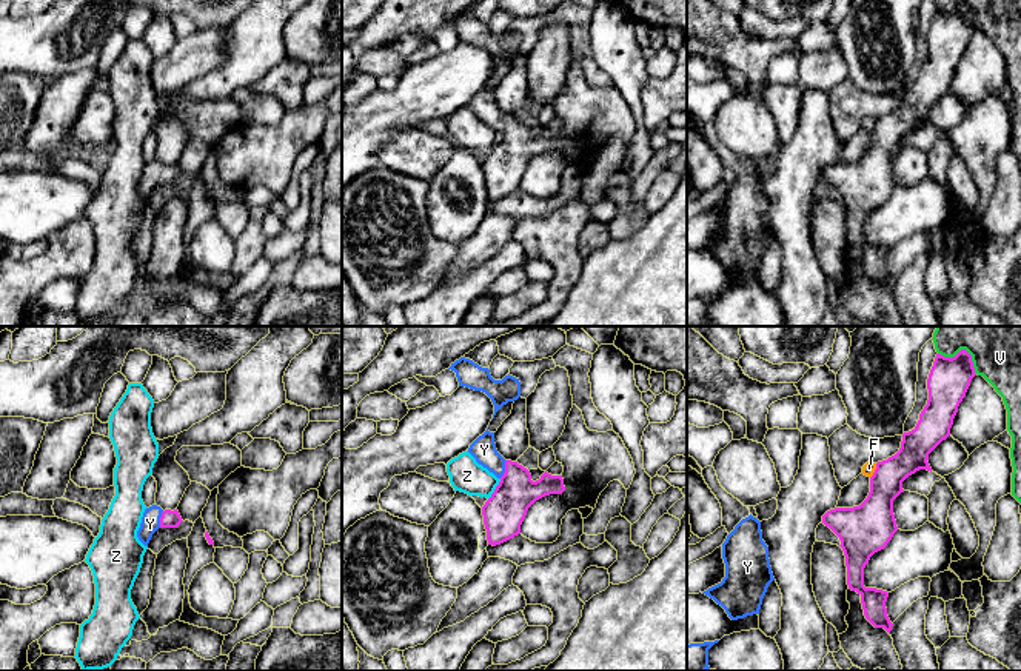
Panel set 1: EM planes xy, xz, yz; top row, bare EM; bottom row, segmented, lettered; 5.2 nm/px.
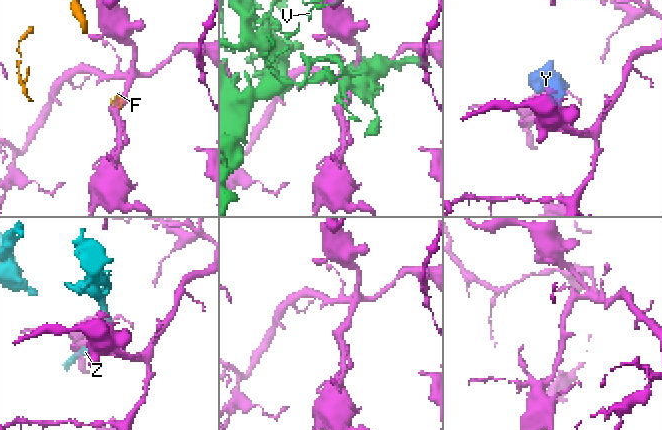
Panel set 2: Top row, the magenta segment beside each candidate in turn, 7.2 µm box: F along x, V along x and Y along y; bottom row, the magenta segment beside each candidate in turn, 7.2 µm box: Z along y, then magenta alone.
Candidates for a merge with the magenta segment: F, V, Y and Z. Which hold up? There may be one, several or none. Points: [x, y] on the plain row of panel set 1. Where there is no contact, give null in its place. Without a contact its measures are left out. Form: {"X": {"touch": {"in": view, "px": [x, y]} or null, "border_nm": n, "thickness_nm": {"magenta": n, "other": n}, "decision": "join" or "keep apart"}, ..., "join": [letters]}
{"F": {"touch": {"in": "yz", "px": [875, 126]}, "border_nm": 90, "thickness_nm": {"magenta": 220, "other": 70}, "decision": "keep apart"}, "V": {"touch": {"in": "yz", "px": [964, 5]}, "border_nm": 240, "thickness_nm": {"magenta": 220, "other": 220}, "decision": "keep apart"}, "Y": {"touch": {"in": "xz", "px": [505, 125]}, "border_nm": 100, "thickness_nm": {"magenta": 220, "other": 130}, "decision": "join"}, "Z": {"touch": {"in": "xz", "px": [495, 145]}, "border_nm": 130, "thickness_nm": {"magenta": 220, "other": 180}, "decision": "keep apart"}, "join": ["Y"]}

